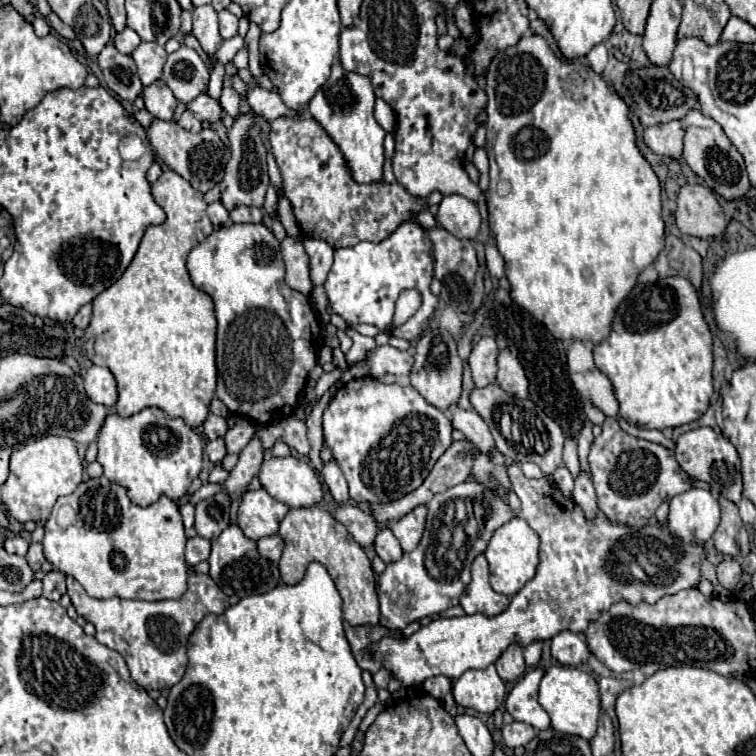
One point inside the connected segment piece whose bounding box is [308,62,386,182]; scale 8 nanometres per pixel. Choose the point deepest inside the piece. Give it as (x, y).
(344, 106)

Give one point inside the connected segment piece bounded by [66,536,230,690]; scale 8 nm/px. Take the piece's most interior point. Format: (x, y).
(152, 637)

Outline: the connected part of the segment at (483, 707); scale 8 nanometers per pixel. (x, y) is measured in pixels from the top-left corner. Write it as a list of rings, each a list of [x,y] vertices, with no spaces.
[[[494,664],[482,670],[464,672],[452,686],[456,704],[480,714],[494,714],[506,698],[506,684],[496,674]]]

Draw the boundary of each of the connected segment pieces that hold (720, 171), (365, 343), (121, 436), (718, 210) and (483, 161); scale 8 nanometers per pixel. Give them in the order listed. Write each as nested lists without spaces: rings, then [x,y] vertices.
[[[698,108],[692,110],[692,114],[686,114],[682,118],[682,124],[686,126],[682,160],[686,160],[686,164],[706,182],[706,186],[710,186],[722,198],[726,198],[726,200],[744,198],[746,192],[750,190],[744,158],[732,146],[732,142],[724,134],[724,130],[712,118],[706,118]]]
[[[346,330],[346,334],[354,340],[354,344],[352,344],[352,348],[348,350],[348,354],[346,354],[346,362],[348,362],[348,366],[350,364],[356,364],[356,362],[360,362],[360,360],[364,360],[364,358],[368,358],[374,350],[376,350],[376,342],[374,342],[374,338],[368,338],[368,336],[360,336],[358,332],[354,332],[354,330]]]
[[[144,408],[128,418],[110,412],[102,422],[96,444],[104,476],[126,488],[130,500],[138,506],[150,506],[162,494],[180,500],[202,470],[202,438],[182,418],[170,418],[160,408]]]
[[[686,184],[680,188],[676,202],[678,208],[674,212],[674,218],[682,234],[696,238],[724,236],[724,212],[710,188],[702,184]]]
[[[476,148],[474,156],[472,156],[472,162],[480,170],[480,182],[478,182],[478,186],[482,188],[482,192],[486,192],[488,190],[488,156],[486,156],[486,150],[484,148]]]

